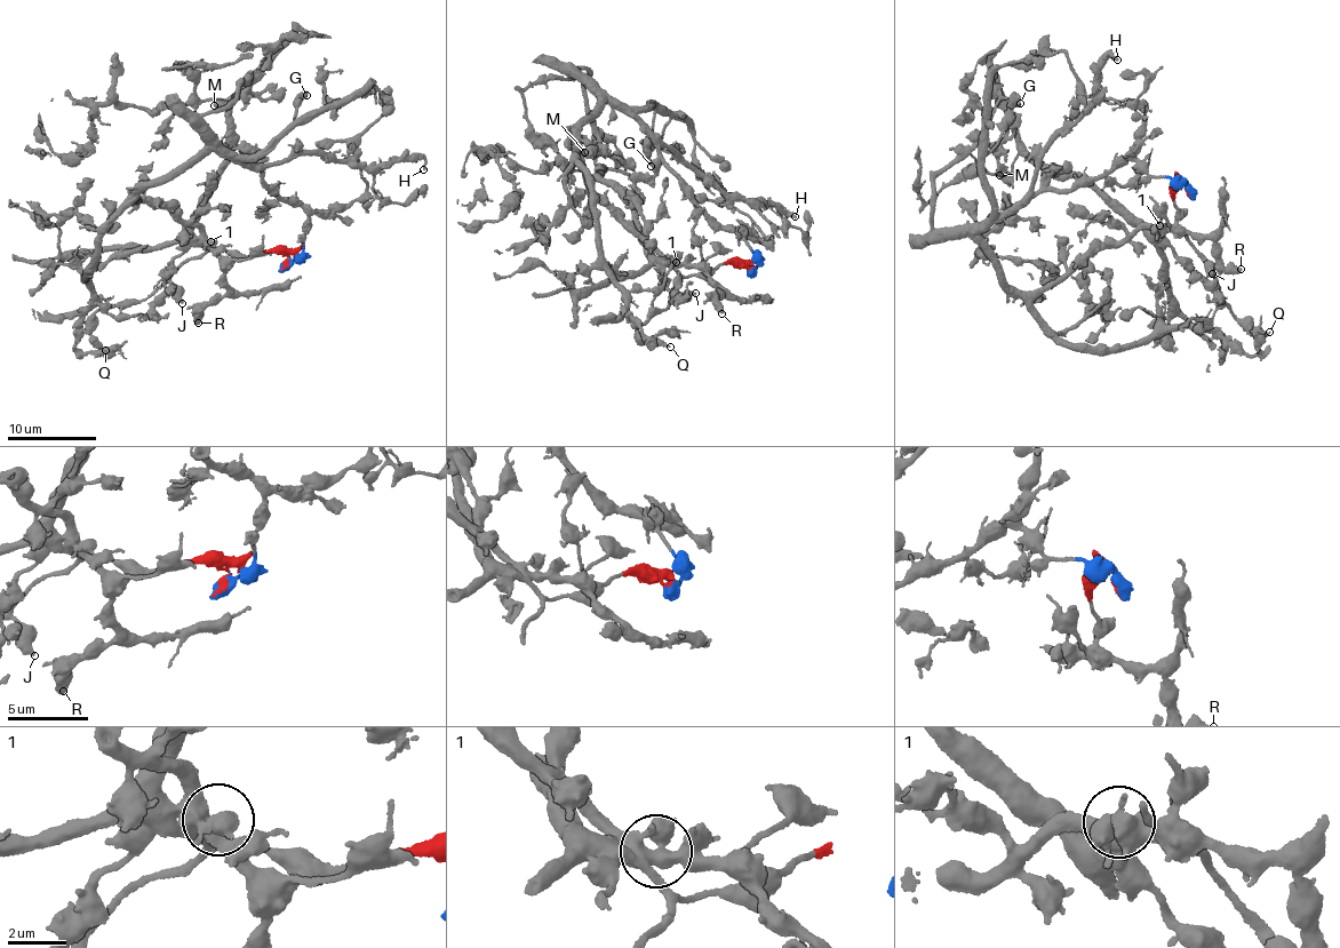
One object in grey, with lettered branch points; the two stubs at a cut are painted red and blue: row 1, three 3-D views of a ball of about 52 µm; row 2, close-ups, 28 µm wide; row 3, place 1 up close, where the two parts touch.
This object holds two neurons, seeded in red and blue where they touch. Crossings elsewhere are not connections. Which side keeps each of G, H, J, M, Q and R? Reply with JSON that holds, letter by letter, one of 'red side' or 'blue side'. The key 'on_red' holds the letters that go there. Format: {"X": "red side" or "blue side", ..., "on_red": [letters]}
{"G": "blue side", "H": "blue side", "J": "red side", "M": "blue side", "Q": "red side", "R": "blue side", "on_red": ["J", "Q"]}

